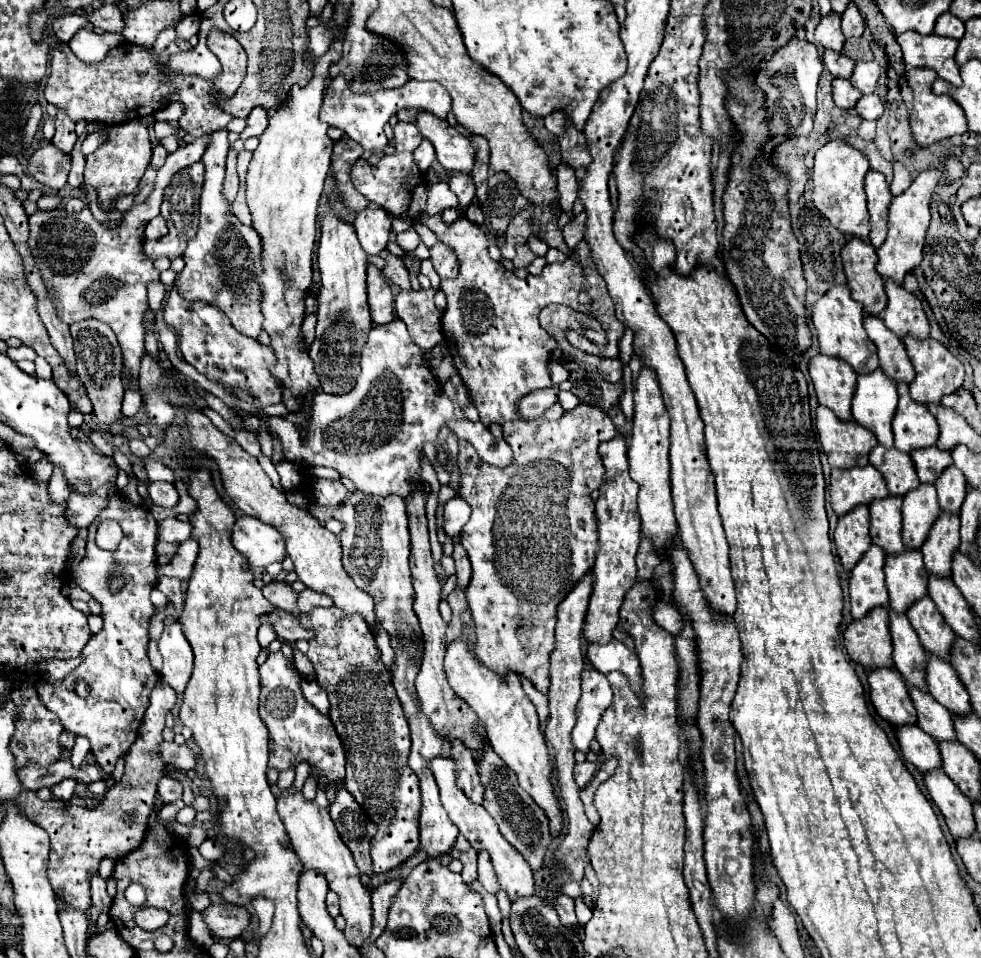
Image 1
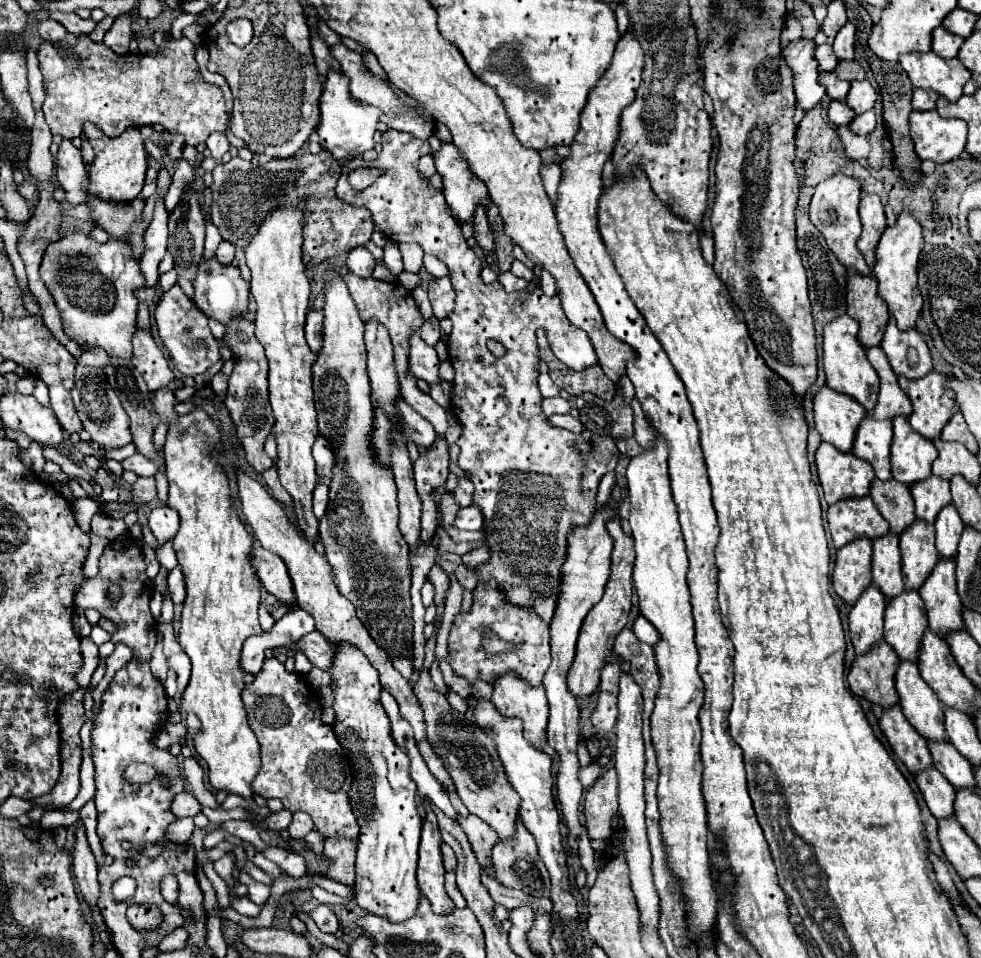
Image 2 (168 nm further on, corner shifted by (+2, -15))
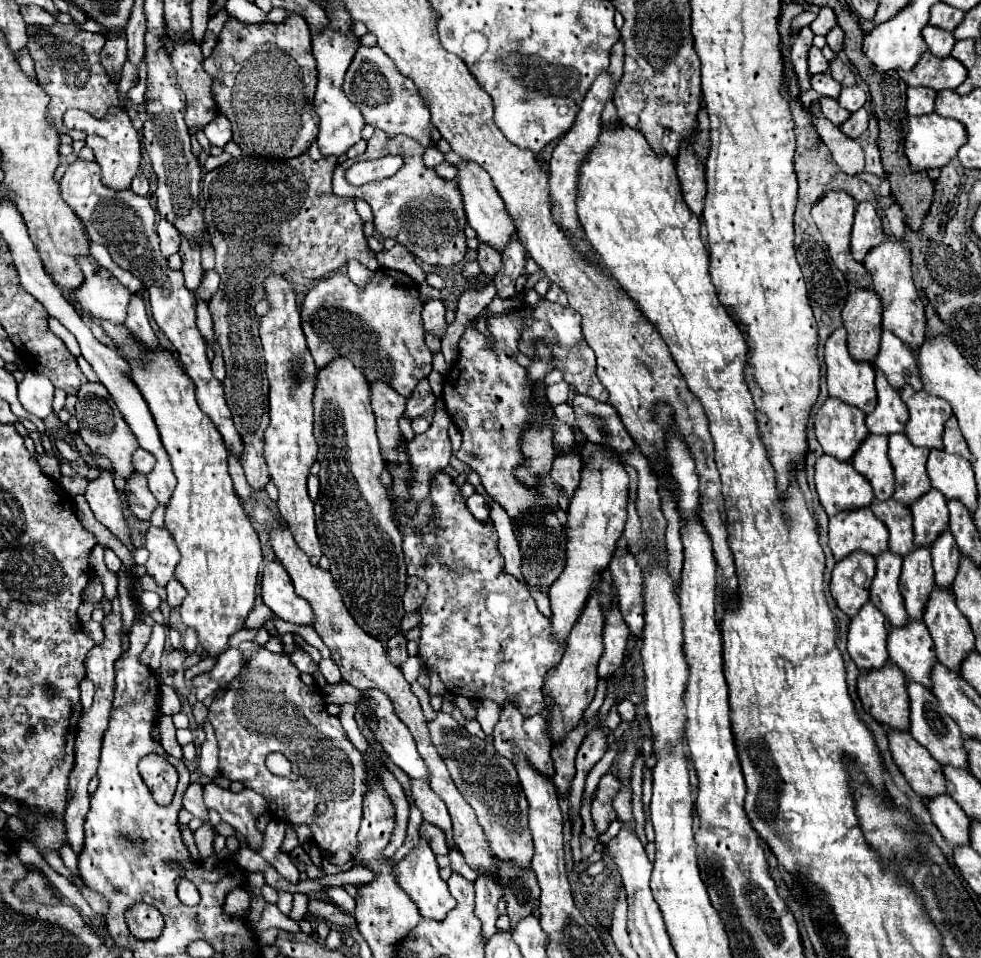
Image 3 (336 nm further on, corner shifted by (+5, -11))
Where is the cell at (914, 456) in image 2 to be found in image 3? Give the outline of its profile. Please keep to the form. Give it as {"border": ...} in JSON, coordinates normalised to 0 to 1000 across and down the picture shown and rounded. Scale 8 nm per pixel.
{"border":[[[910,452],[906,456],[906,481],[912,492],[912,521],[920,527],[929,527],[935,519],[949,510],[947,496],[943,492],[947,469],[933,467],[923,452]]]}

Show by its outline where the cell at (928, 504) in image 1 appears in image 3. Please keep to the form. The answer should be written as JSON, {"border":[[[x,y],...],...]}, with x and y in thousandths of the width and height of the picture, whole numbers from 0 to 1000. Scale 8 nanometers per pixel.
{"border":[[[933,571],[920,581],[920,596],[916,604],[916,615],[923,625],[923,636],[927,644],[941,644],[941,629],[945,629],[945,617],[951,613],[951,592],[947,571]]]}

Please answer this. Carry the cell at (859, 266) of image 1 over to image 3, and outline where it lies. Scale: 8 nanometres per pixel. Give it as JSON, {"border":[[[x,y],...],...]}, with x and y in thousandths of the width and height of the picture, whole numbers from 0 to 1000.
{"border":[[[888,302],[865,306],[859,320],[859,339],[865,346],[865,368],[872,377],[890,377],[898,354],[898,314]]]}

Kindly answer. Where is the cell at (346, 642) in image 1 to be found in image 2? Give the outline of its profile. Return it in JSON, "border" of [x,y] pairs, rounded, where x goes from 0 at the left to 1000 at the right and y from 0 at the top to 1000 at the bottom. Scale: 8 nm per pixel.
{"border":[[[359,673],[343,675],[336,705],[340,709],[340,765],[349,776],[359,803],[361,819],[357,840],[367,861],[363,888],[363,943],[385,957],[410,963],[426,949],[428,930],[424,924],[424,901],[428,880],[428,851],[424,847],[424,817],[416,809],[418,792],[404,780],[398,767],[398,753],[387,734],[385,700]]]}

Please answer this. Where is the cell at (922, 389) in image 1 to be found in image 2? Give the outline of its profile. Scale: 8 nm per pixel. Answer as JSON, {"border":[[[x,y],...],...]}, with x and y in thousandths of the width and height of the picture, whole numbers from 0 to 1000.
{"border":[[[956,387],[932,398],[915,394],[915,402],[922,406],[932,427],[926,439],[934,452],[948,460],[956,458],[960,446],[970,437],[972,431],[979,429],[972,419],[972,410],[962,406],[962,398],[964,394]]]}

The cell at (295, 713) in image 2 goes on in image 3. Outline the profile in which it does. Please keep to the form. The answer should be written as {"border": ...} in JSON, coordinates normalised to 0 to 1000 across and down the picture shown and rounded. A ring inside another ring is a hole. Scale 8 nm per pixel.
{"border":[[[264,677],[256,684],[250,698],[235,711],[235,717],[225,730],[219,730],[213,738],[213,753],[219,759],[223,773],[223,805],[233,815],[246,815],[252,824],[258,824],[270,830],[274,838],[274,849],[280,855],[293,859],[315,859],[319,865],[319,878],[325,886],[344,890],[346,886],[362,888],[364,867],[368,857],[368,838],[372,830],[372,796],[370,788],[354,771],[344,748],[337,748],[331,740],[331,730],[327,723],[321,723],[313,717],[305,700],[295,686],[288,682],[276,682]],[[278,784],[288,786],[299,799],[299,813],[282,811],[270,801],[270,790]],[[323,838],[333,838],[333,849],[321,855]]]}

